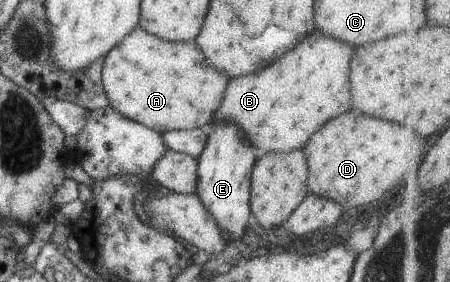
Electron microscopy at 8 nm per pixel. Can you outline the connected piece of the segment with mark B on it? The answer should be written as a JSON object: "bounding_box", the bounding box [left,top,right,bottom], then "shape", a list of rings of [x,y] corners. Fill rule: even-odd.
{"bounding_box":[207,31,350,159],"shape":[[[314,31],[268,67],[244,77],[229,79],[222,101],[207,125],[235,123],[243,131],[247,142],[253,145],[256,159],[268,152],[300,149],[316,127],[350,109],[350,57],[350,45]]]}

